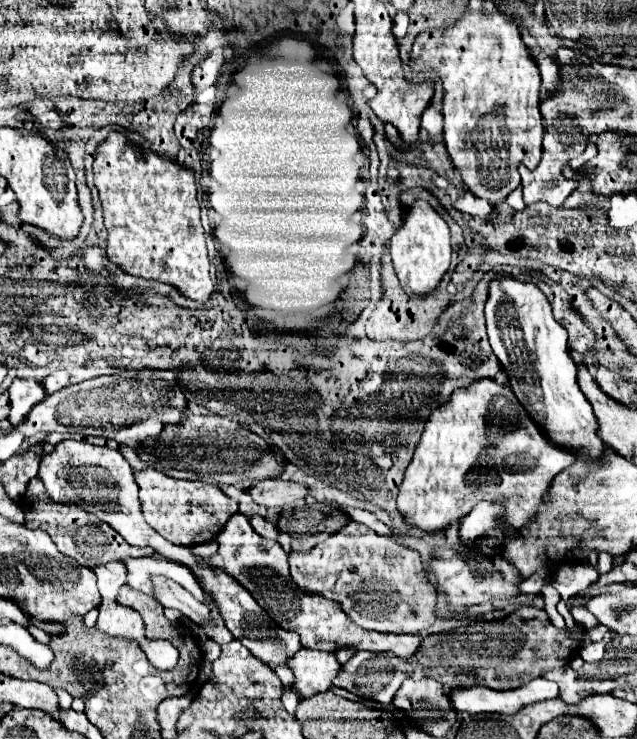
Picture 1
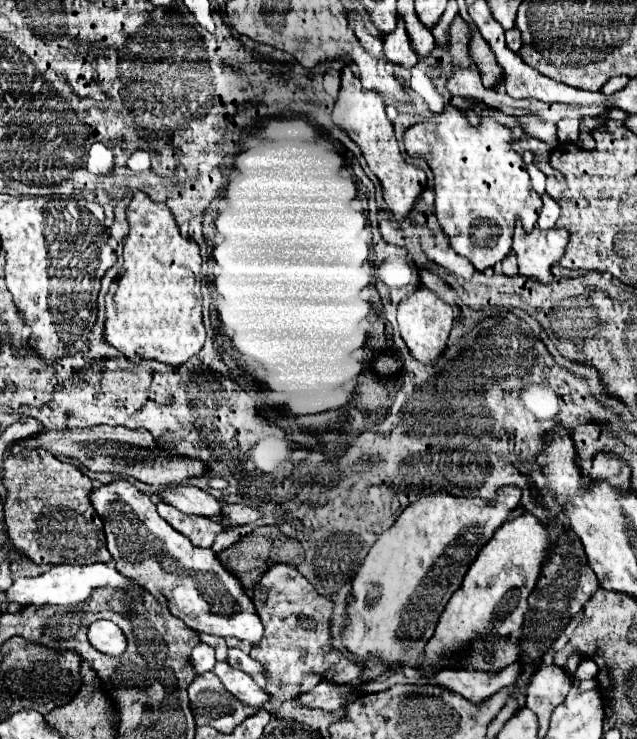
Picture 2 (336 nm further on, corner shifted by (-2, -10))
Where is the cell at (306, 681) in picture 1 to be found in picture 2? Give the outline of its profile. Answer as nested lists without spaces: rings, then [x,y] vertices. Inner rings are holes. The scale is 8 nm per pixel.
[[[218,662],[214,666],[214,674],[222,680],[222,684],[230,694],[238,696],[238,700],[246,704],[262,706],[268,700],[268,694],[262,688],[258,688],[250,676],[246,676],[244,672],[238,672],[236,668],[230,668],[230,664],[226,662]]]

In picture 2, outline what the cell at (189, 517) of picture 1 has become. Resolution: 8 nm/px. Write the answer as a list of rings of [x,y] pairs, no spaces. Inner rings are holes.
[[[158,502],[158,514],[176,532],[182,532],[186,538],[190,538],[192,544],[198,548],[210,548],[214,544],[214,538],[224,530],[224,526],[212,518],[182,514],[174,506],[164,504],[164,502]]]

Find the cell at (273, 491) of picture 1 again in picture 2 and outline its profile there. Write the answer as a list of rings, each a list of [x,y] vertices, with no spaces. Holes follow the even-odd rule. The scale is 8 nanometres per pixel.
[[[178,484],[174,488],[158,492],[158,498],[166,504],[172,504],[184,514],[196,514],[196,516],[206,516],[206,518],[218,516],[220,506],[222,506],[222,502],[210,496],[208,492],[196,486],[188,486],[188,484]]]

